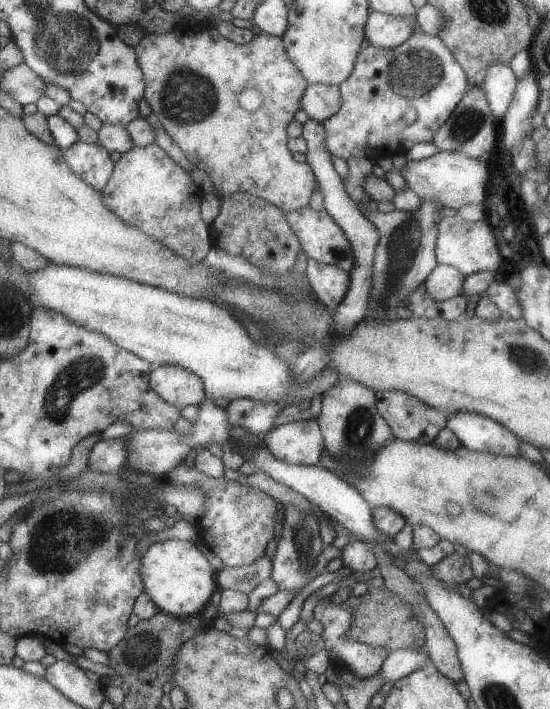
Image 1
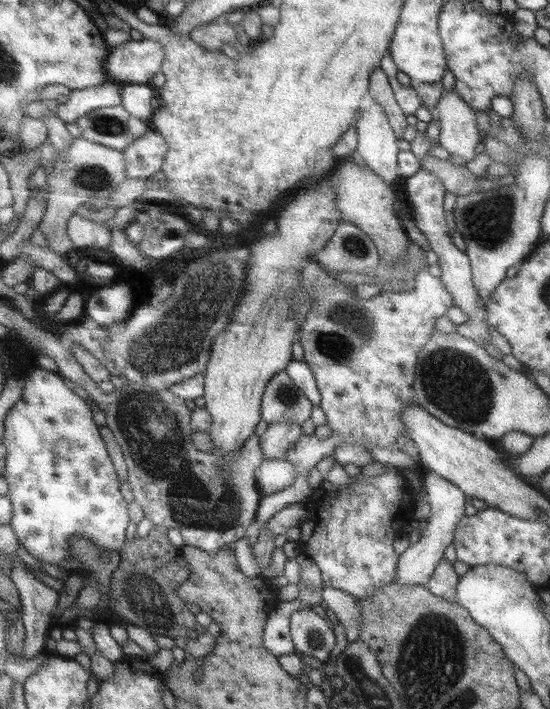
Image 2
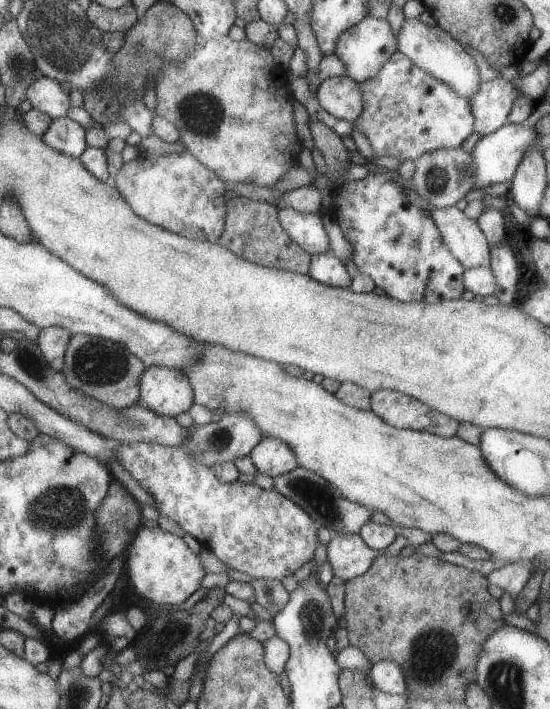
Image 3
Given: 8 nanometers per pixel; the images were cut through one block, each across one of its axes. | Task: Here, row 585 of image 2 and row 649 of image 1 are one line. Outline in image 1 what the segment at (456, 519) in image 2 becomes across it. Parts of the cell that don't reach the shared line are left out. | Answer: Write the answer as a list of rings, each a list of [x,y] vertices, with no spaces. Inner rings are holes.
[[[418,650],[389,651],[388,658],[383,662],[380,668],[382,682],[398,682],[401,678],[420,670],[428,663],[428,653],[418,652]]]

